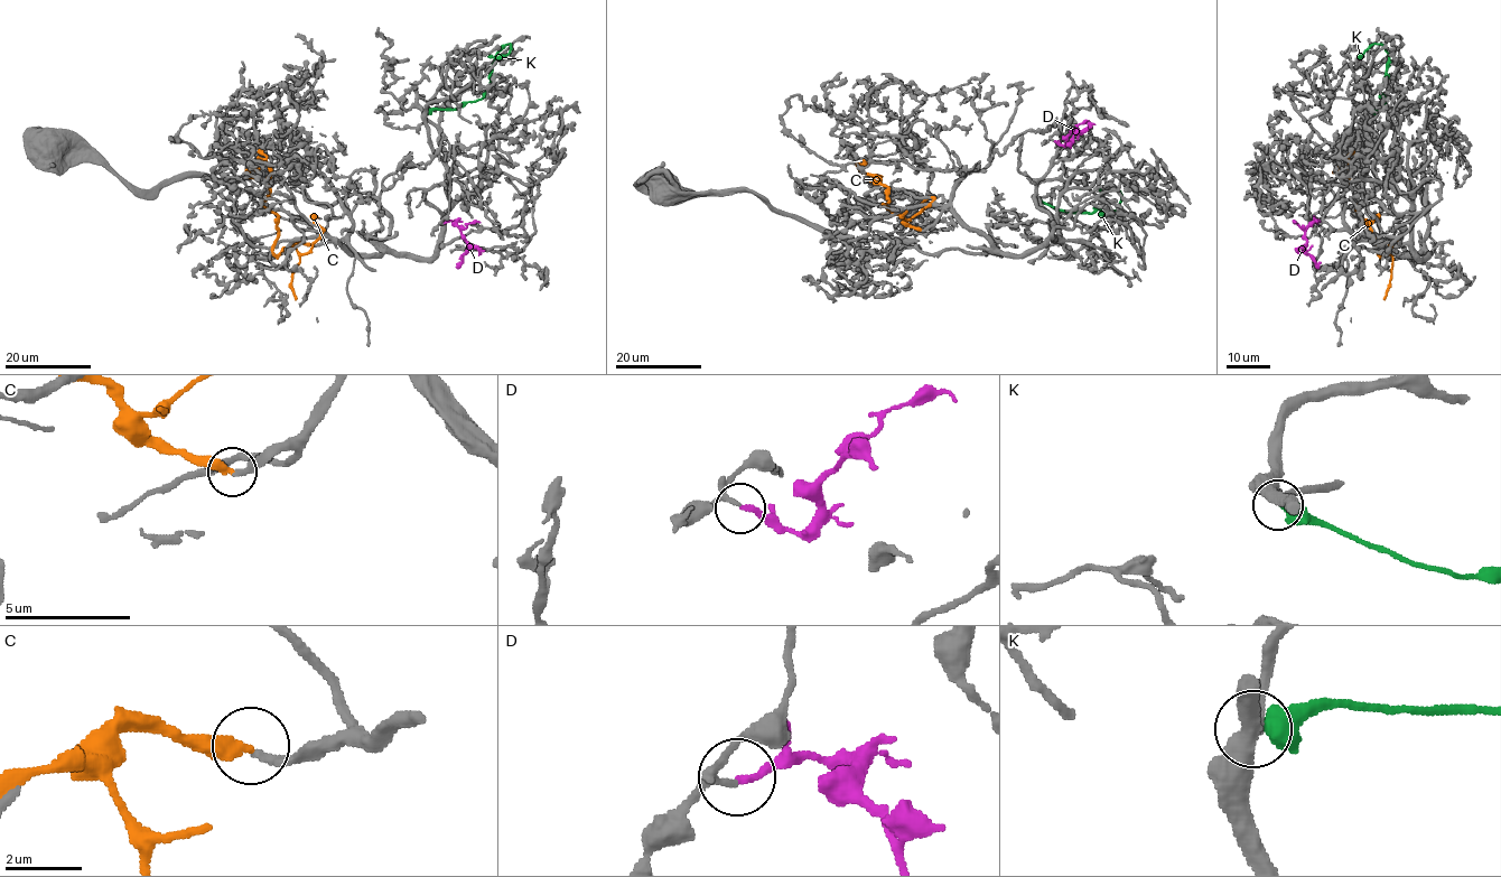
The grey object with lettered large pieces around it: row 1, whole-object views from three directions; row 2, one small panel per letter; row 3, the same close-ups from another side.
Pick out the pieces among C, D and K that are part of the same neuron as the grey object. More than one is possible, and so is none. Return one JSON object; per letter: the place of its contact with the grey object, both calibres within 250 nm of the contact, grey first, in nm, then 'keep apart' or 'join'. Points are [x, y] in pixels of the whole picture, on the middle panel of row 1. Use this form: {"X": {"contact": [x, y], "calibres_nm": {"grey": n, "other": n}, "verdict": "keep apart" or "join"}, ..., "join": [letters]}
{"C": {"contact": [922, 230], "calibres_nm": {"grey": 200, "other": 340}, "verdict": "keep apart"}, "D": {"contact": [1053, 141], "calibres_nm": {"grey": 160, "other": 180}, "verdict": "join"}, "K": {"contact": [1036, 199], "calibres_nm": {"grey": 360, "other": 480}, "verdict": "keep apart"}, "join": ["D"]}

